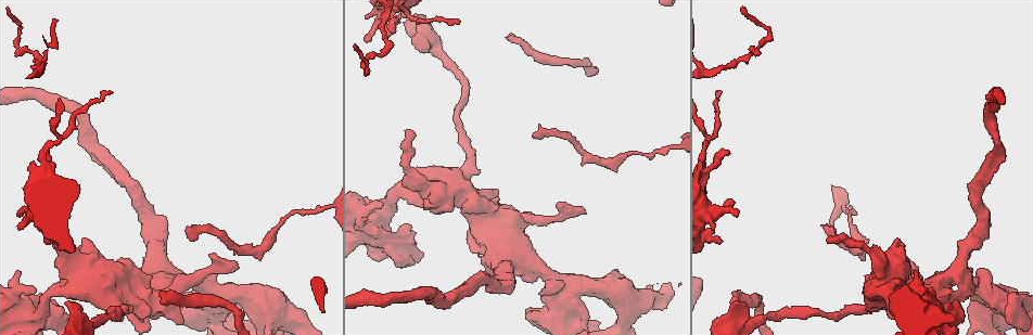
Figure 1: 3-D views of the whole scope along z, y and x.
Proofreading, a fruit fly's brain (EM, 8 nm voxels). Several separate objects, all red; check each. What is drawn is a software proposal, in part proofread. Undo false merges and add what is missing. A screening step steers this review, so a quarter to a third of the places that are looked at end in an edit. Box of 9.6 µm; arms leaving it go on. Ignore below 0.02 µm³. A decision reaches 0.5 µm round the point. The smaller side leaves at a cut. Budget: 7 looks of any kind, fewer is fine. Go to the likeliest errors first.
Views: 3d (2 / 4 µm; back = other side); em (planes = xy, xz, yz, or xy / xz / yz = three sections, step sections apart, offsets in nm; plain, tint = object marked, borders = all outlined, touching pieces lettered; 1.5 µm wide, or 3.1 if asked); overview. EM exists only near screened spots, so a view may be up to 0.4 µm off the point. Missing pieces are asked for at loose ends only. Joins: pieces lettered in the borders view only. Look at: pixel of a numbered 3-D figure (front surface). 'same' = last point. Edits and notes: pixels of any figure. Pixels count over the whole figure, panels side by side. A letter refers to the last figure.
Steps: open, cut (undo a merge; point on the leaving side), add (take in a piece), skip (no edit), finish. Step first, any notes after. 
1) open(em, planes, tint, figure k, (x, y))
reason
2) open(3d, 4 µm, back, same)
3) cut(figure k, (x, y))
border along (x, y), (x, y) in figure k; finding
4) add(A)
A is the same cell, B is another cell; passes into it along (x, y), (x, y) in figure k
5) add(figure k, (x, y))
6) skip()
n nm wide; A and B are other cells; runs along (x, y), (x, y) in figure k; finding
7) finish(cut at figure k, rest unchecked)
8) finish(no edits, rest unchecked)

open(em, yz, step 4, tint, figure 1, (167, 301))
free end

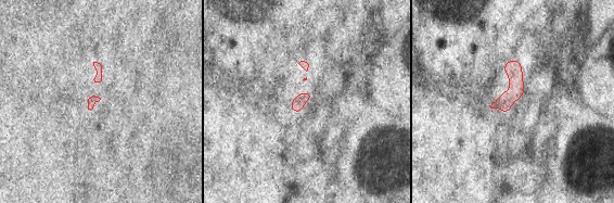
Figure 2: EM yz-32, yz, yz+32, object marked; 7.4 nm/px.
open(em, planes, borders, same)
cut it another way

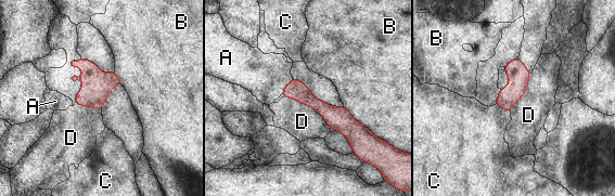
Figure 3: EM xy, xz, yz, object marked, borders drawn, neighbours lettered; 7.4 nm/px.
add(A)
140 nm wide; A is the same cell, B, C and D are other cells; passes into it along (297, 90), (286, 86), (264, 75) in figure 3; it goes on there

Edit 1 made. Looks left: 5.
open(overview)
see it whole again

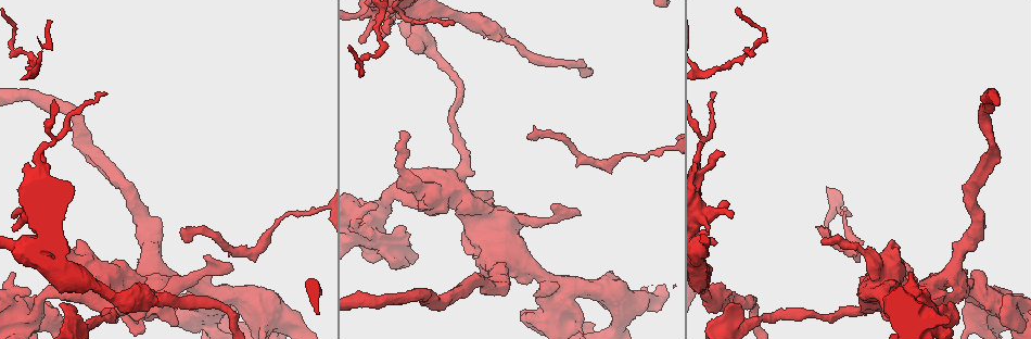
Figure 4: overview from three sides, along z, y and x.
open(3d, 2 µm, figure 4, (578, 215))
free end

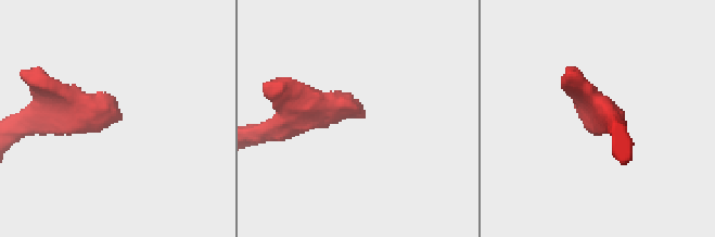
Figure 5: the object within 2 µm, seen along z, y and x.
open(em, xz, step 4, borders, figure 5, (113, 98))

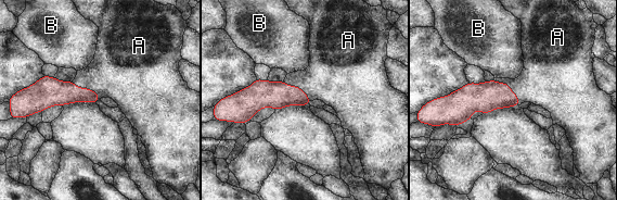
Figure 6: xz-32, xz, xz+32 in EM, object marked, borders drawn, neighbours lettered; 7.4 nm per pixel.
open(em, planes, borders, same)

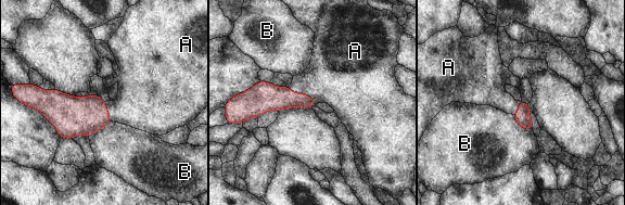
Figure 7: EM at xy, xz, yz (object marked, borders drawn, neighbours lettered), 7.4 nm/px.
add(A)
A is the same cell, B is another cell; passes into it along (269, 97), (303, 93), (332, 77) in figure 7; the neuron continues

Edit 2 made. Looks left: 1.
open(em, planes, borders, figure 4, (713, 92))
thin end

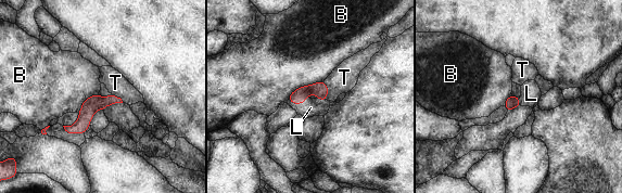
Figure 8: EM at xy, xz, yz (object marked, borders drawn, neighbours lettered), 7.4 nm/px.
add(L)
L is the same cell, B and T are other cells; the neuron continues

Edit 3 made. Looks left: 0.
finish(add at figure 3, add at figure 7, add at figure 8, rest unchecked)

